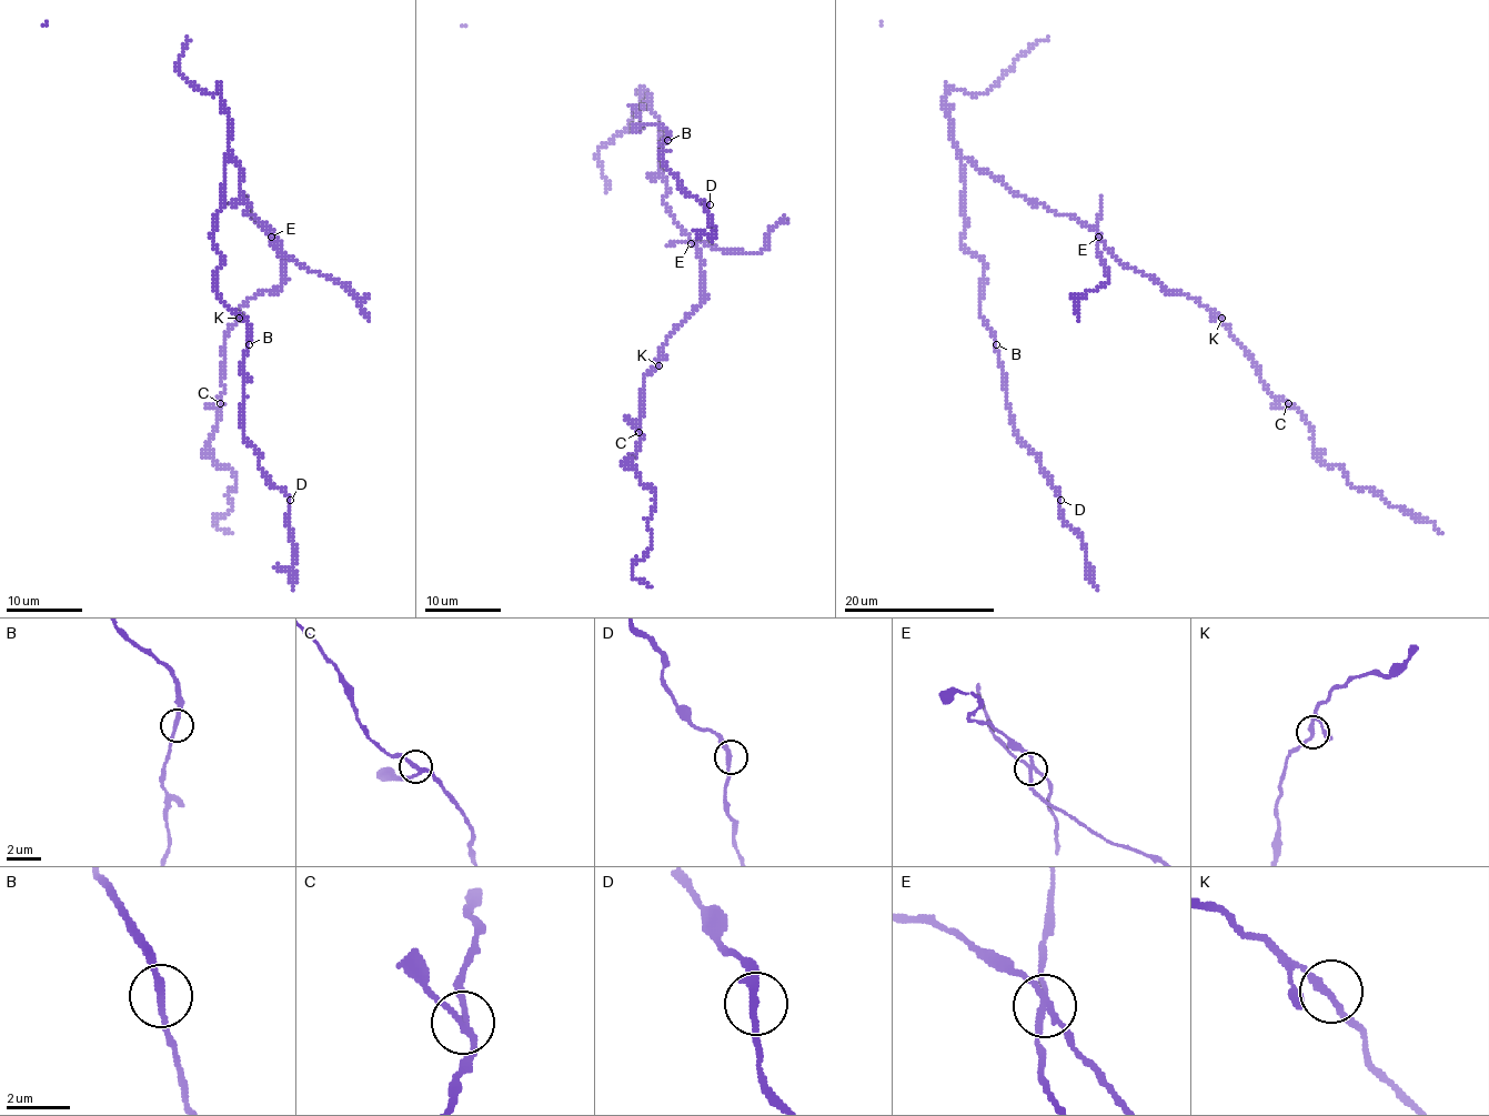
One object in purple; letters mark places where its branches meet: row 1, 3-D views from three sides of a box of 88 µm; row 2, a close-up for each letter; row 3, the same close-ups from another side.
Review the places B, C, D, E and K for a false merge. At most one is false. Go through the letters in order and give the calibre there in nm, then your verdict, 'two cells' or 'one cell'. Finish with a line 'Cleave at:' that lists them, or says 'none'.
B: calibre 240 nm; one cell
C: calibre 180 nm; one cell
D: calibre 240 nm; one cell
E: calibre 200 nm; two cells
K: calibre 240 nm; one cell
Cleave at: E

